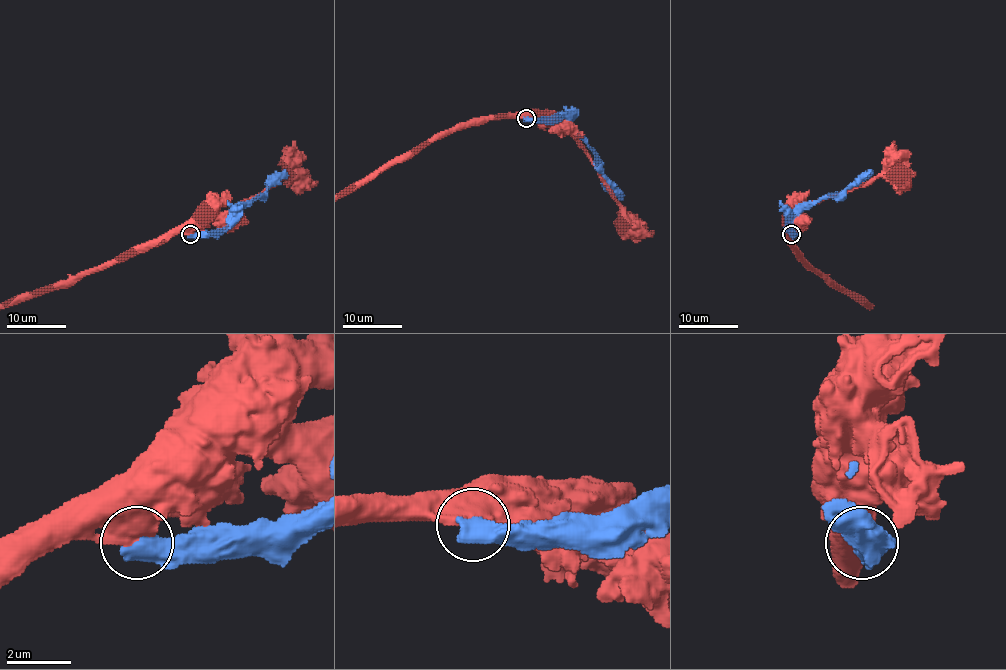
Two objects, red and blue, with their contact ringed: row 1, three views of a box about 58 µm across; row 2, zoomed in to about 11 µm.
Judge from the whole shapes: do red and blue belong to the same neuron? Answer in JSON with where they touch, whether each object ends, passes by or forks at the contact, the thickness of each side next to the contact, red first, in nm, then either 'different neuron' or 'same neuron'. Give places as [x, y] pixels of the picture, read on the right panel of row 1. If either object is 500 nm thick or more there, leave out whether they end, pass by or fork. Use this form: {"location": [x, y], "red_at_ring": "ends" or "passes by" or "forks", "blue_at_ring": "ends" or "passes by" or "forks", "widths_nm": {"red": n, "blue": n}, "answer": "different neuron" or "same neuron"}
{"location": [791, 234], "widths_nm": {"red": 700, "blue": 650}, "answer": "different neuron"}

